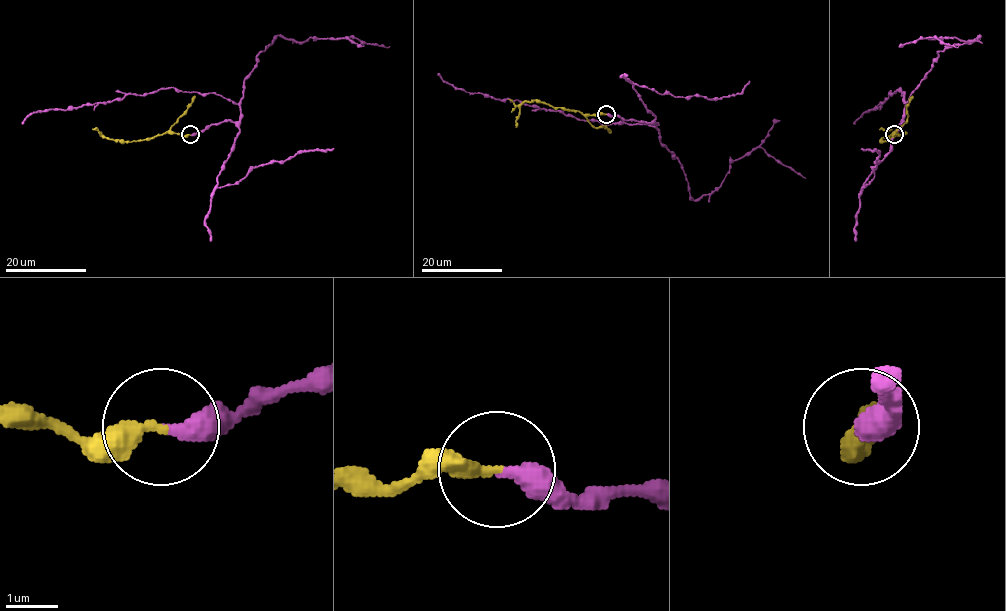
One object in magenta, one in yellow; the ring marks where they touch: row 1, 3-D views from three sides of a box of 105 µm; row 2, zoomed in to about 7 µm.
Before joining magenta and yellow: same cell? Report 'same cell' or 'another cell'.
same cell

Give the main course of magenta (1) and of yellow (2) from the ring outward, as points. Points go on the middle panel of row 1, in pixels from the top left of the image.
1: (606, 114), (655, 123), (659, 141), (682, 166), (694, 200), (715, 191), (729, 165), (757, 147), (805, 178)
2: (606, 114), (582, 114), (541, 102), (524, 102), (520, 106), (517, 127)

